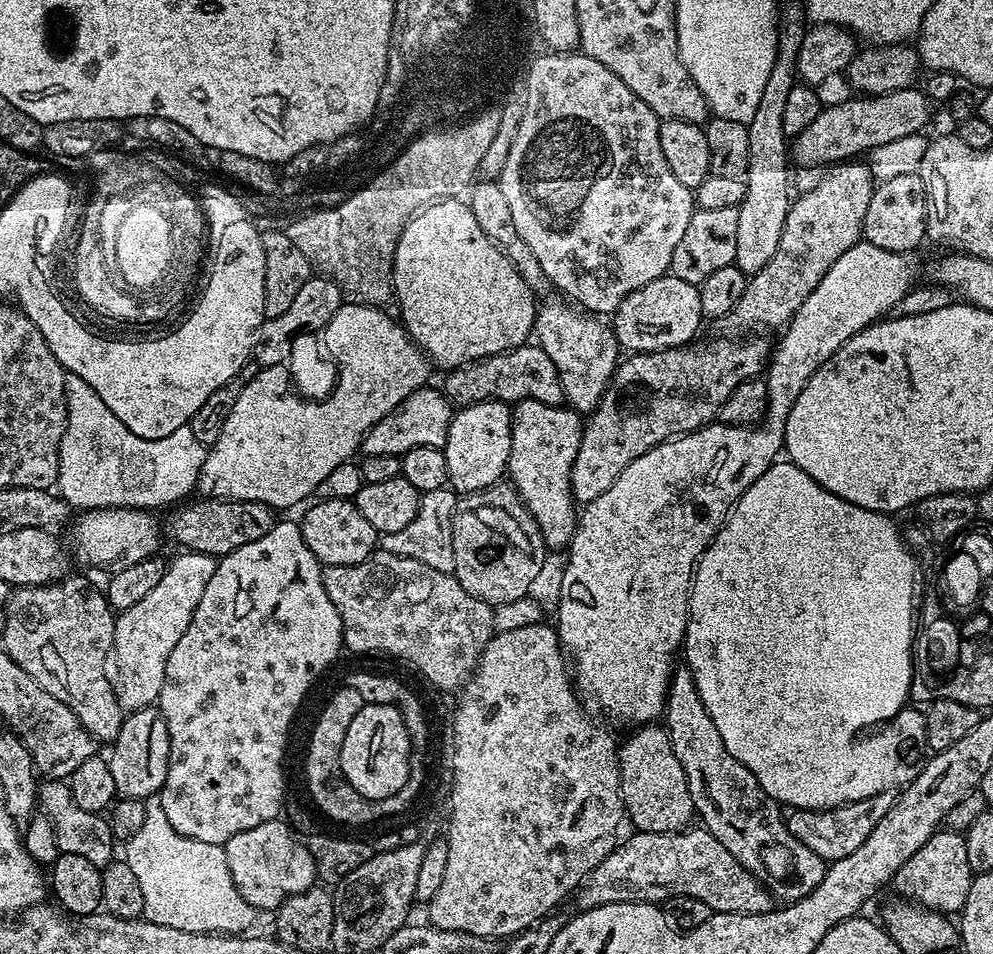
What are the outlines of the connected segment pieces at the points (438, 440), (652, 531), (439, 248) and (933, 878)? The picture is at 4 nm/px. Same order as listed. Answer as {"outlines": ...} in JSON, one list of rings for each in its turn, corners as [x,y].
{"outlines":[[[[425,386],[414,390],[410,398],[406,398],[386,418],[382,418],[364,435],[362,452],[364,456],[374,454],[390,454],[403,456],[406,450],[414,450],[414,446],[446,446],[446,434],[450,430],[450,422],[454,415],[454,405],[439,387]]],[[[860,239],[857,244],[850,246],[830,270],[826,270],[826,275],[822,277],[822,282],[814,286],[814,294],[802,302],[802,306],[792,315],[786,327],[783,329],[784,337],[781,338],[770,352],[770,359],[766,364],[766,379],[768,381],[768,407],[764,410],[762,419],[755,426],[737,426],[734,424],[722,424],[713,422],[704,425],[697,432],[687,432],[684,436],[678,436],[667,440],[665,444],[654,446],[646,450],[618,478],[614,478],[614,486],[610,490],[602,490],[594,502],[583,505],[576,521],[576,532],[572,535],[572,543],[566,549],[565,573],[562,574],[561,598],[554,607],[554,627],[557,636],[560,637],[561,645],[570,657],[571,667],[574,669],[574,684],[585,697],[593,696],[610,715],[616,720],[621,720],[624,724],[631,726],[647,726],[659,721],[664,714],[664,703],[668,700],[668,683],[672,680],[672,670],[678,660],[678,653],[681,651],[684,642],[684,631],[688,625],[688,599],[692,593],[692,577],[696,574],[696,564],[700,561],[700,556],[712,544],[712,539],[720,533],[721,526],[728,518],[728,513],[732,510],[732,505],[772,464],[777,463],[784,446],[784,420],[790,418],[790,410],[794,410],[794,402],[798,402],[798,394],[806,390],[806,382],[828,361],[837,350],[854,334],[858,334],[863,328],[877,323],[882,317],[891,313],[892,307],[896,305],[905,294],[911,292],[916,280],[916,252],[891,252],[882,250],[882,246],[874,246],[869,240]]],[[[463,199],[440,200],[423,208],[402,230],[392,267],[394,300],[400,303],[399,319],[405,332],[443,370],[460,368],[475,360],[509,352],[529,343],[536,327],[538,297],[522,282],[522,274],[514,270],[510,258],[493,240],[482,234],[471,207]]],[[[959,831],[936,832],[906,866],[896,871],[894,889],[897,897],[933,912],[956,914],[964,907],[966,894],[970,894],[973,872],[966,859],[966,842]]]]}

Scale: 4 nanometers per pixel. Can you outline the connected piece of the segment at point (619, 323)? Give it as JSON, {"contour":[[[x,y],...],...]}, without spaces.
{"contour":[[[665,274],[654,278],[654,282],[646,282],[646,286],[634,290],[617,306],[611,317],[611,331],[625,353],[661,352],[695,341],[696,331],[704,319],[699,287]]]}

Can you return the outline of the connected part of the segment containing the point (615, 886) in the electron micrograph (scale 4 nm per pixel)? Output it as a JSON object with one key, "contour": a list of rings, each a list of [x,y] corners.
{"contour":[[[692,826],[687,830],[678,832],[642,832],[639,830],[631,833],[633,836],[628,841],[617,843],[614,851],[588,876],[575,893],[576,908],[597,908],[607,904],[639,904],[641,902],[663,902],[672,896],[689,896],[702,898],[706,906],[712,908],[713,913],[737,912],[738,914],[758,914],[770,912],[774,907],[774,897],[763,884],[760,884],[714,834],[710,834],[703,826]]]}

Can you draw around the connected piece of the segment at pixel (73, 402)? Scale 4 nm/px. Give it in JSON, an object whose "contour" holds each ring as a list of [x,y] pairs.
{"contour":[[[71,374],[65,375],[64,385],[68,421],[60,443],[60,465],[55,483],[61,499],[76,510],[89,508],[157,510],[156,508],[164,508],[167,504],[179,505],[188,498],[183,496],[193,495],[204,465],[206,445],[198,442],[198,438],[194,438],[191,427],[179,428],[174,430],[174,434],[166,434],[166,438],[157,440],[138,438],[138,434],[126,430],[126,426],[122,426],[122,422],[118,422],[114,414],[110,414],[110,406],[106,406],[106,402],[102,402],[96,391],[86,382],[82,382],[82,378]]]}

